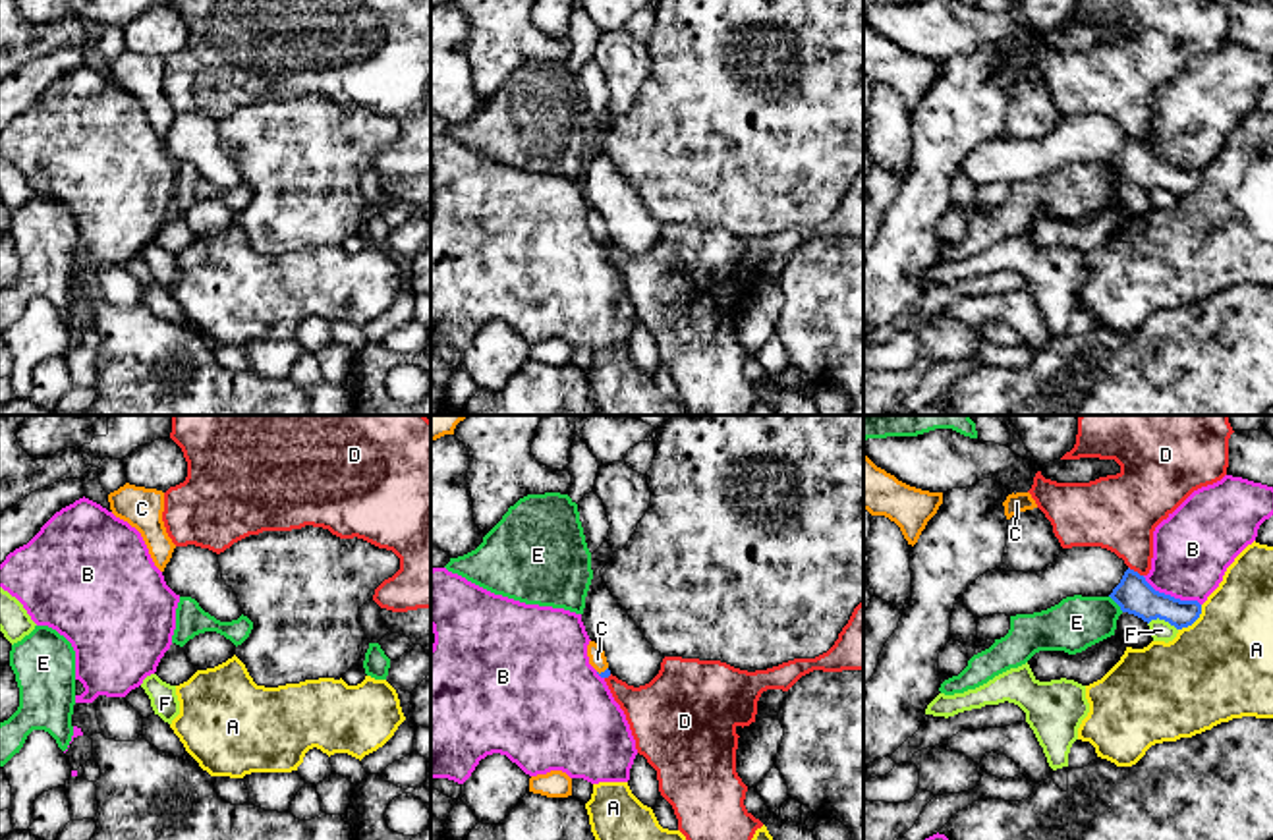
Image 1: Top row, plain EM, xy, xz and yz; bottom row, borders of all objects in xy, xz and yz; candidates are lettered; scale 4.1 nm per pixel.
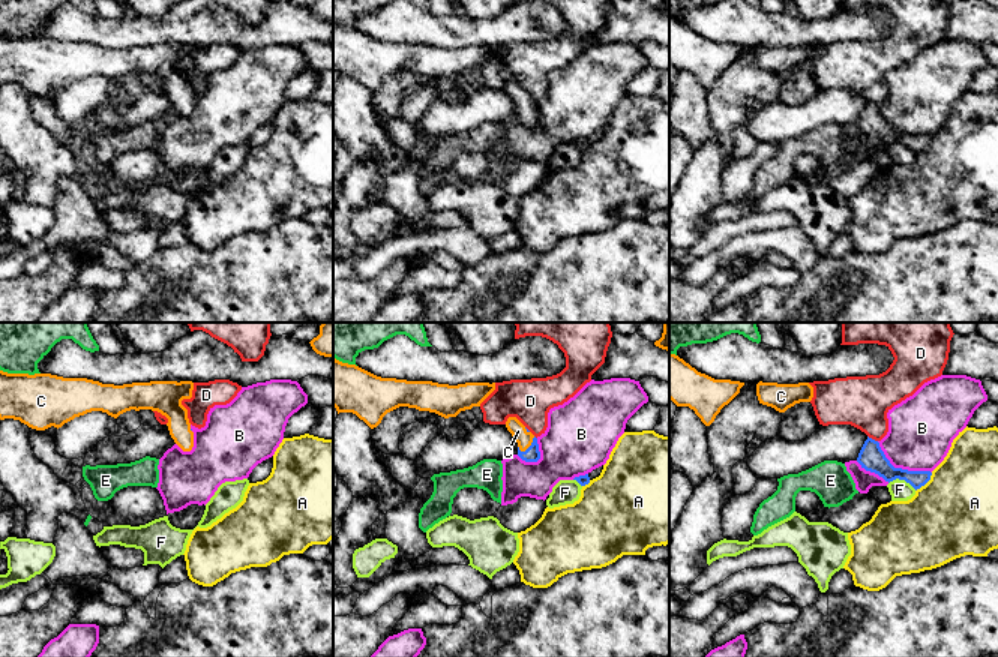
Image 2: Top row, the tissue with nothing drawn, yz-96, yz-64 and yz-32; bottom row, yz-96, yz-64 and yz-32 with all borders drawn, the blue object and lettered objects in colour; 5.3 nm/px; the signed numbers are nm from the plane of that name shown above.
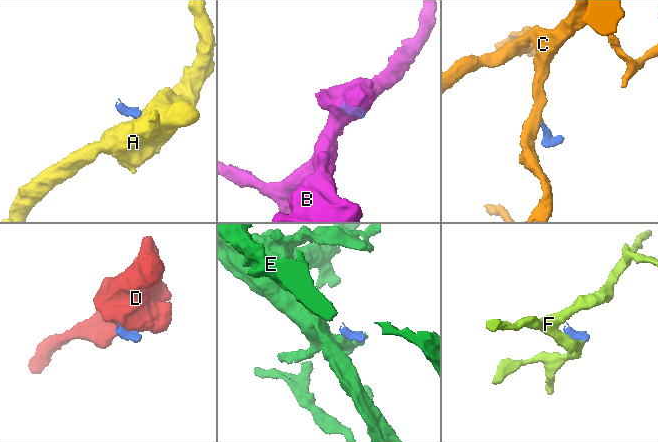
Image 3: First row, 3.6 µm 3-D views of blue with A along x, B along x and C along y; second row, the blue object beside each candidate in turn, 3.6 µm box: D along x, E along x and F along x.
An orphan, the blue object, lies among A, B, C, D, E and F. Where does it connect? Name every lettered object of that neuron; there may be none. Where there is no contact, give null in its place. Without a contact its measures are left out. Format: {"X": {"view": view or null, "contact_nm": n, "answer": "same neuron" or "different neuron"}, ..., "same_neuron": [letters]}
{"A": {"view": "yz", "contact_nm": 150, "answer": "different neuron"}, "B": {"view": "yz", "contact_nm": 280, "answer": "different neuron"}, "C": {"view": "xz", "contact_nm": 50, "answer": "same neuron"}, "D": {"view": "yz", "contact_nm": 80, "answer": "different neuron"}, "E": {"view": "yz", "contact_nm": 90, "answer": "different neuron"}, "F": {"view": "yz", "contact_nm": 130, "answer": "different neuron"}, "same_neuron": ["C"]}

